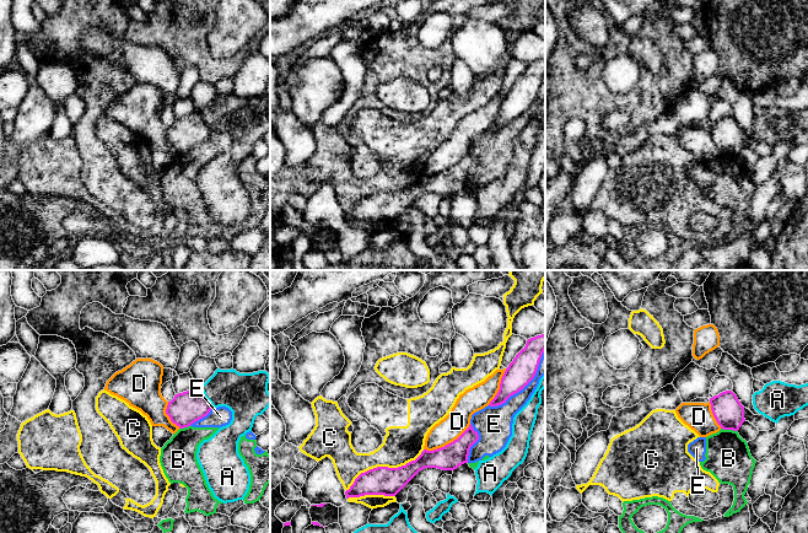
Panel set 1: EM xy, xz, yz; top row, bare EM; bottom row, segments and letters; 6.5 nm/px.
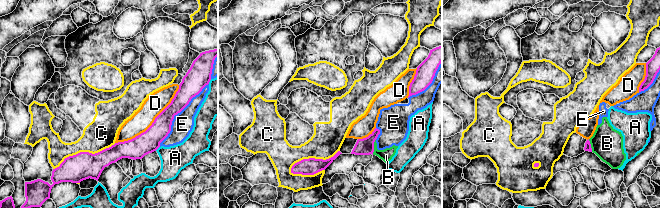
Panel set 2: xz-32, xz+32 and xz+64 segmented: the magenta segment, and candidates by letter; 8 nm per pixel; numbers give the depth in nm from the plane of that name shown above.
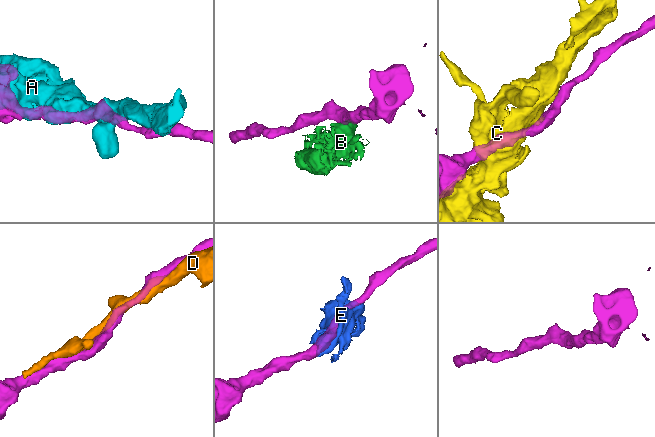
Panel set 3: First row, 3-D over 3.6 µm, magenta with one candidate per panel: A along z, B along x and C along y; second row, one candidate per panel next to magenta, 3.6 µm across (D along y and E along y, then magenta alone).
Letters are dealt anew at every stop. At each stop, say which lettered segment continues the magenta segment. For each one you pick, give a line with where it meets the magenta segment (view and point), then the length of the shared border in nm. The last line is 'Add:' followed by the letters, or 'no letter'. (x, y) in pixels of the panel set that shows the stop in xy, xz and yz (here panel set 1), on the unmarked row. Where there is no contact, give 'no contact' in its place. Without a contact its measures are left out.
Add: no letter

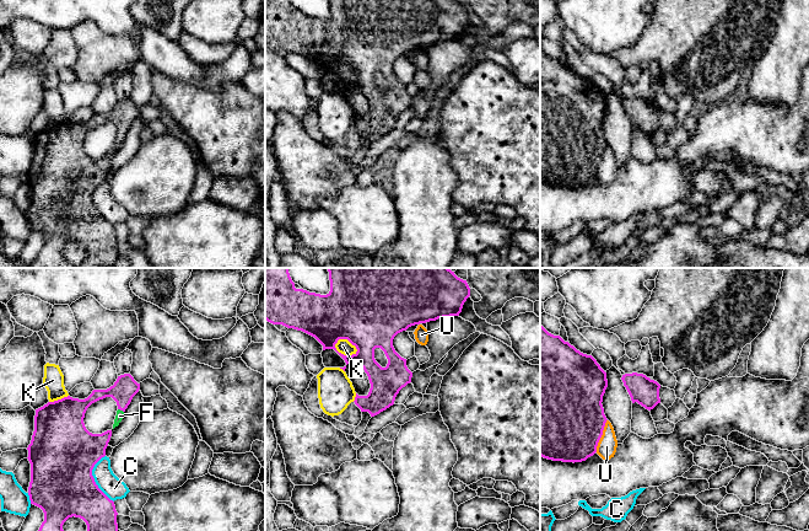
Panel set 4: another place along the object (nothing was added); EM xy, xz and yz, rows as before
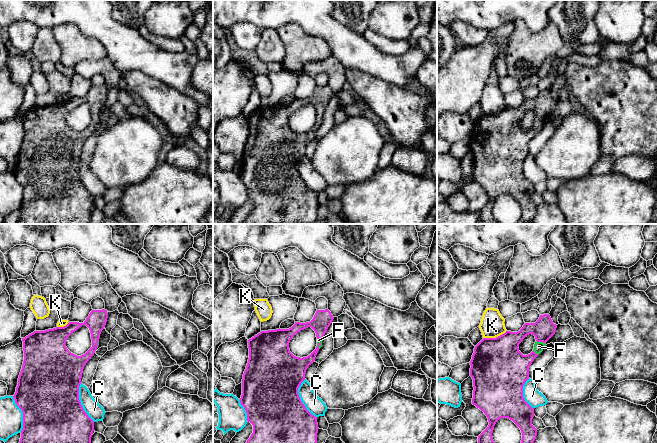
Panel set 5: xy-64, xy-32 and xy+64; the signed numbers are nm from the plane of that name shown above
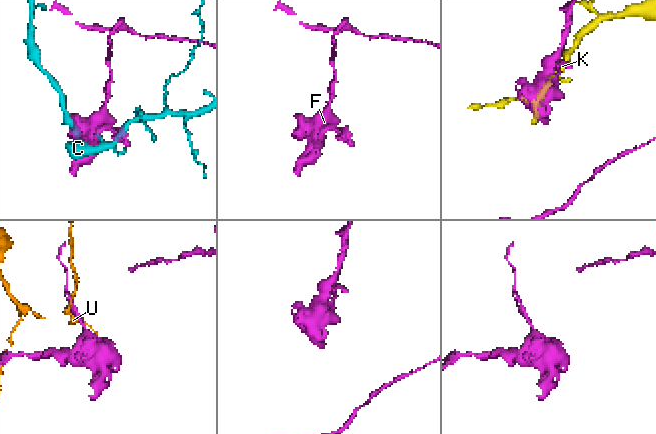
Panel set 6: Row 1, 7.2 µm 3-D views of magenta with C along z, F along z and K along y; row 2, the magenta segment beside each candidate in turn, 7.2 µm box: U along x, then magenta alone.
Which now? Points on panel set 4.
F: xy (120, 134) | 50 nm
Add: F

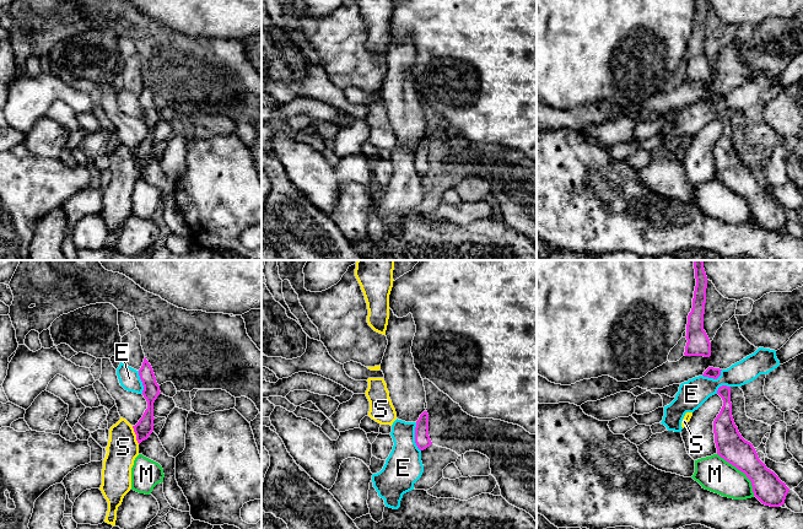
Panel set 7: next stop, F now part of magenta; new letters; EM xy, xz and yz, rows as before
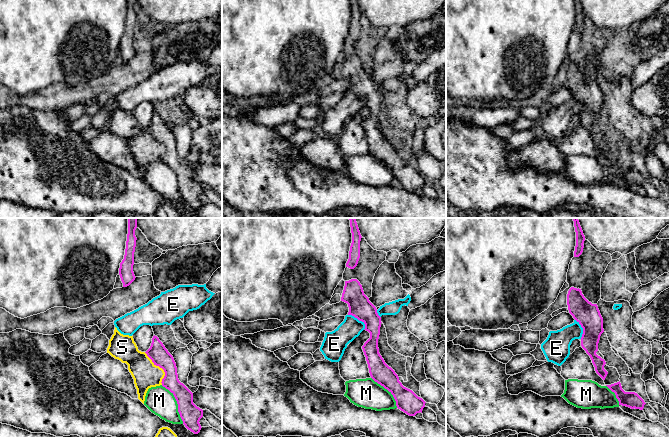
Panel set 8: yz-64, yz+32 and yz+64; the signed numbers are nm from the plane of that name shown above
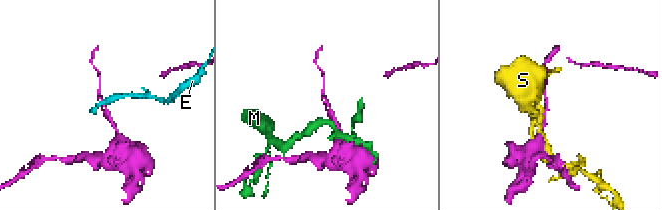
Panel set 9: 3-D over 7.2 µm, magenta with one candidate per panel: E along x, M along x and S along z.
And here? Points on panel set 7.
Add: no letter

